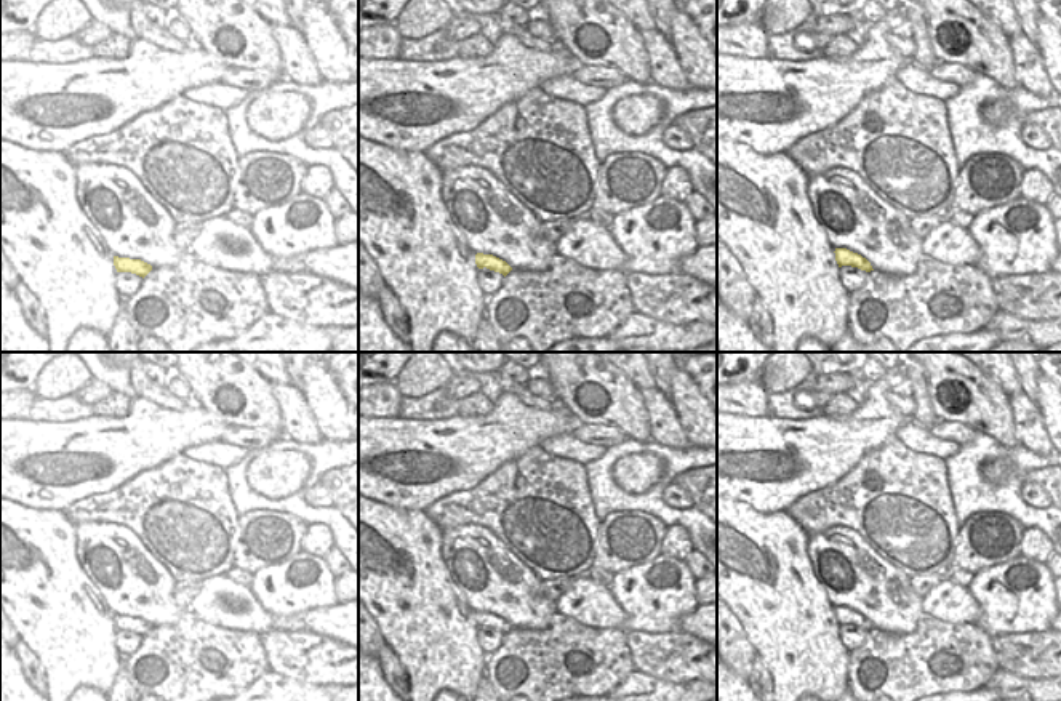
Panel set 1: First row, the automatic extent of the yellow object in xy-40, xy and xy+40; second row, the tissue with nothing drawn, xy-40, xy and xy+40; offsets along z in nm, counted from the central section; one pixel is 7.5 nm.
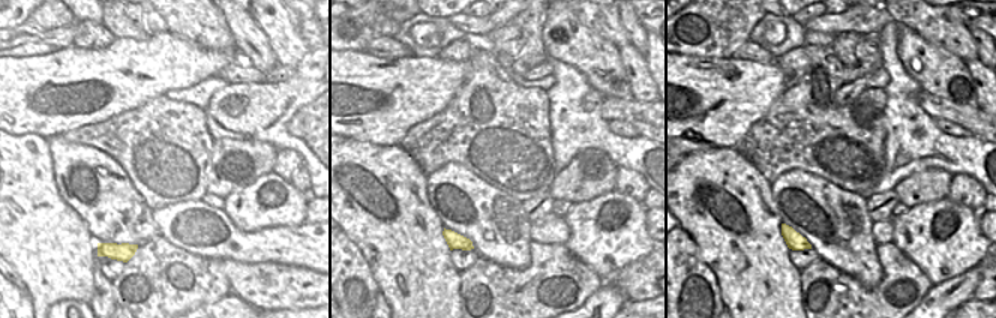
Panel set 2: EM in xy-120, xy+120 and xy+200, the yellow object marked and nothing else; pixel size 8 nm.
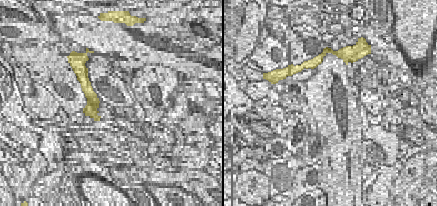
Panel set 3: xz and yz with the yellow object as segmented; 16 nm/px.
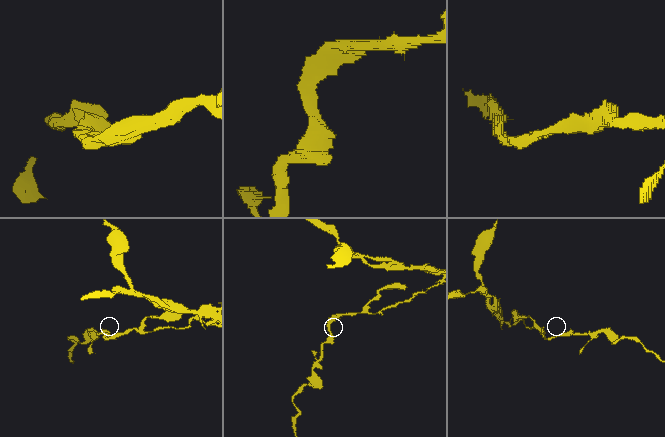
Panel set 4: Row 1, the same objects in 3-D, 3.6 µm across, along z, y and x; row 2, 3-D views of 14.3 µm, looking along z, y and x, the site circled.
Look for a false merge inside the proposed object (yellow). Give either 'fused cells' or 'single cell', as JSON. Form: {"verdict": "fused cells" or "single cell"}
{"verdict": "single cell"}

